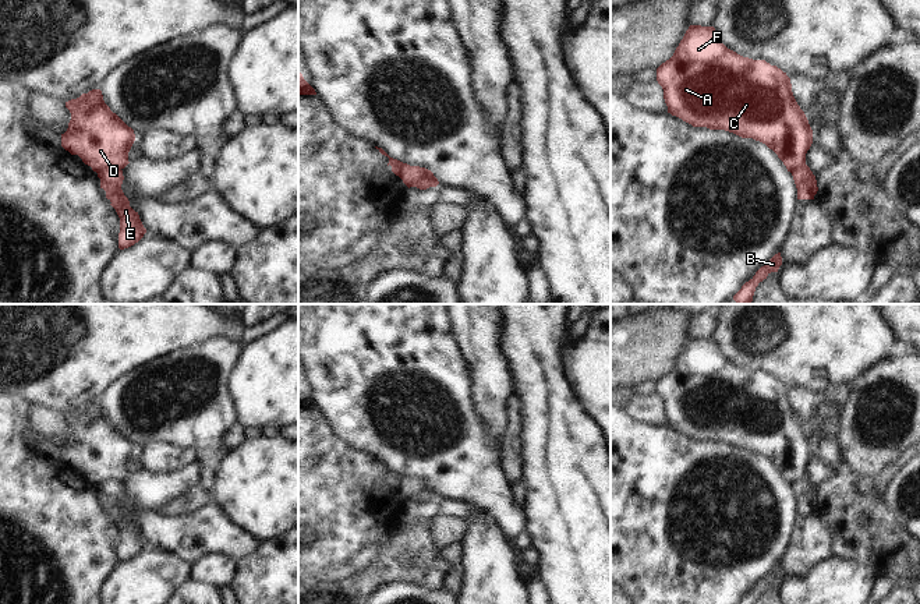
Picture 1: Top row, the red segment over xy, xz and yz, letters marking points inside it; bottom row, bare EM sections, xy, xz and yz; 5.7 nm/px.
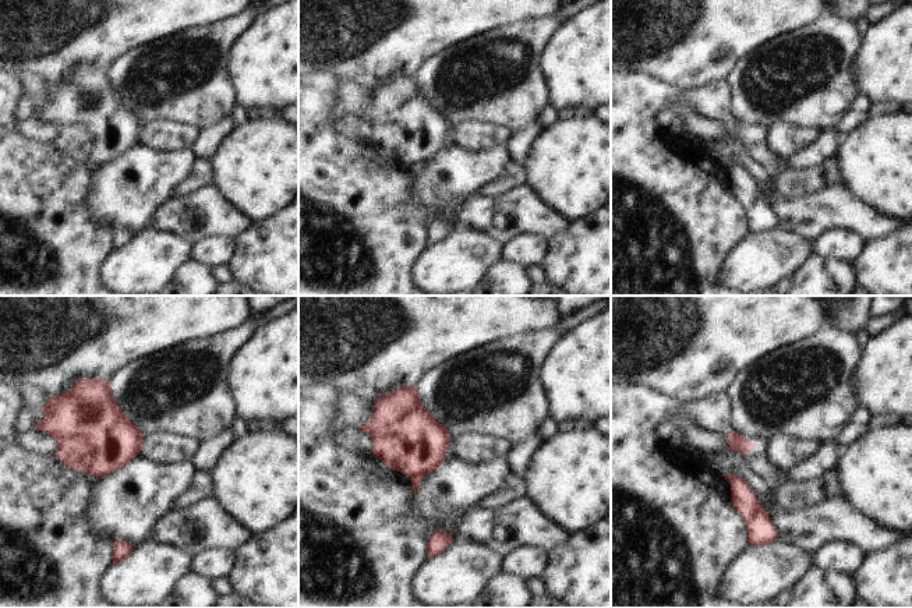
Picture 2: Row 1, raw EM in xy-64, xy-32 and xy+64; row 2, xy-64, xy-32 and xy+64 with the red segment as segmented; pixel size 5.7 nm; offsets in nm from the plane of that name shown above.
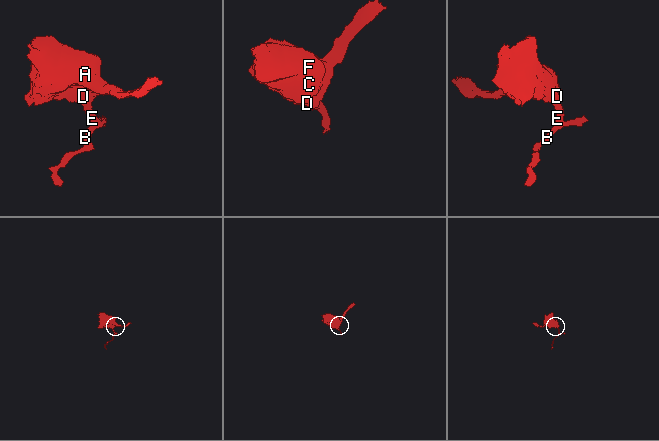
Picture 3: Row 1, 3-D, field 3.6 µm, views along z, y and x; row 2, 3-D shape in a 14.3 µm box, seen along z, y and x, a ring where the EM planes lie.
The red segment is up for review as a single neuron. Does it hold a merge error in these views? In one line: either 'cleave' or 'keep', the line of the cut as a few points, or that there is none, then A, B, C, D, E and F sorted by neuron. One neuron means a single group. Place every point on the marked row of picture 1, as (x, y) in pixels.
cleave; cut xy (120, 168), (106, 166), (96, 172); groups A C D F / B E

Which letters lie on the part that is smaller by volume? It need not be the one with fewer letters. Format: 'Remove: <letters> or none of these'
Remove: B, E

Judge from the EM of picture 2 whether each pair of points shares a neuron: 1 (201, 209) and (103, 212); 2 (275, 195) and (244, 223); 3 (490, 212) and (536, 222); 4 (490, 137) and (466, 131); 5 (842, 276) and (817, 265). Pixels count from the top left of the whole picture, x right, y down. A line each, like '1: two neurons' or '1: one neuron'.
1: two neurons
2: two neurons
3: one neuron
4: one neuron
5: one neuron

